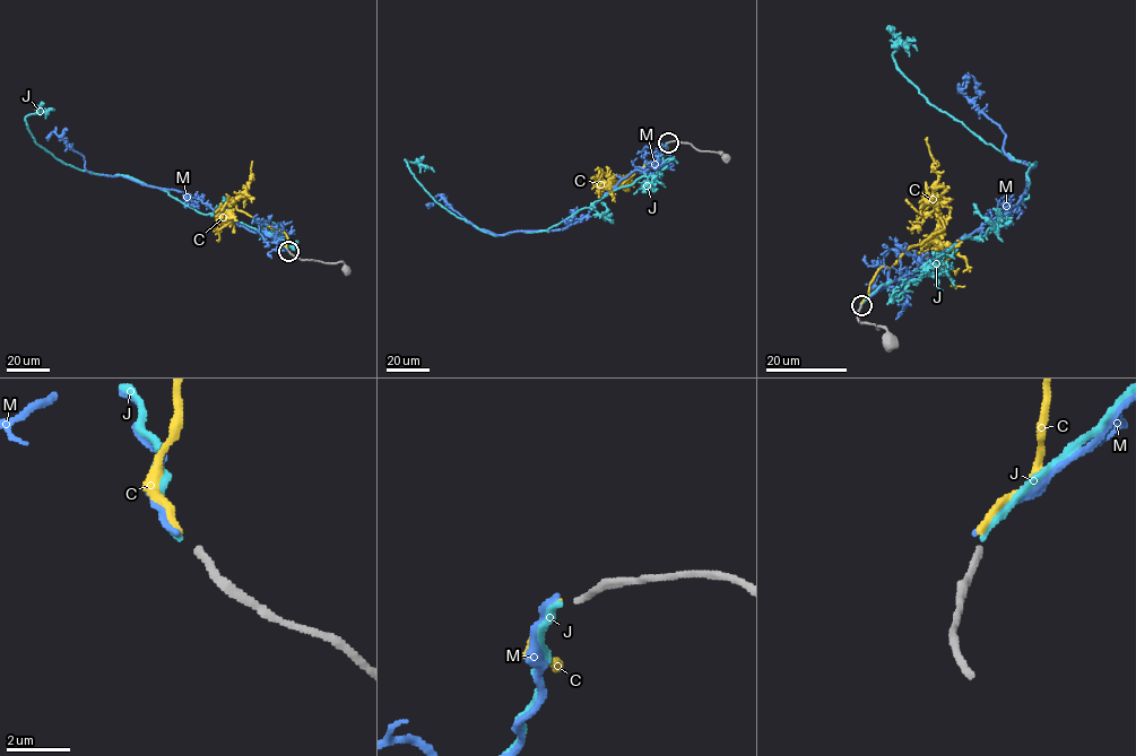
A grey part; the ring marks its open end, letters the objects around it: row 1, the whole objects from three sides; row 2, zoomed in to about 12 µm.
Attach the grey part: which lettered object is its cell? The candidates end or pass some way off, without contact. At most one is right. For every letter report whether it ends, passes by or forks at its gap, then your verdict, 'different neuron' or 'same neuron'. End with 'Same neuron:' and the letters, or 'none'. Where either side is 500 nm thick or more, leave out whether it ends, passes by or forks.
C: it ends; different neuron
J: it ends; same neuron
M: it ends; different neuron
Same neuron: J

